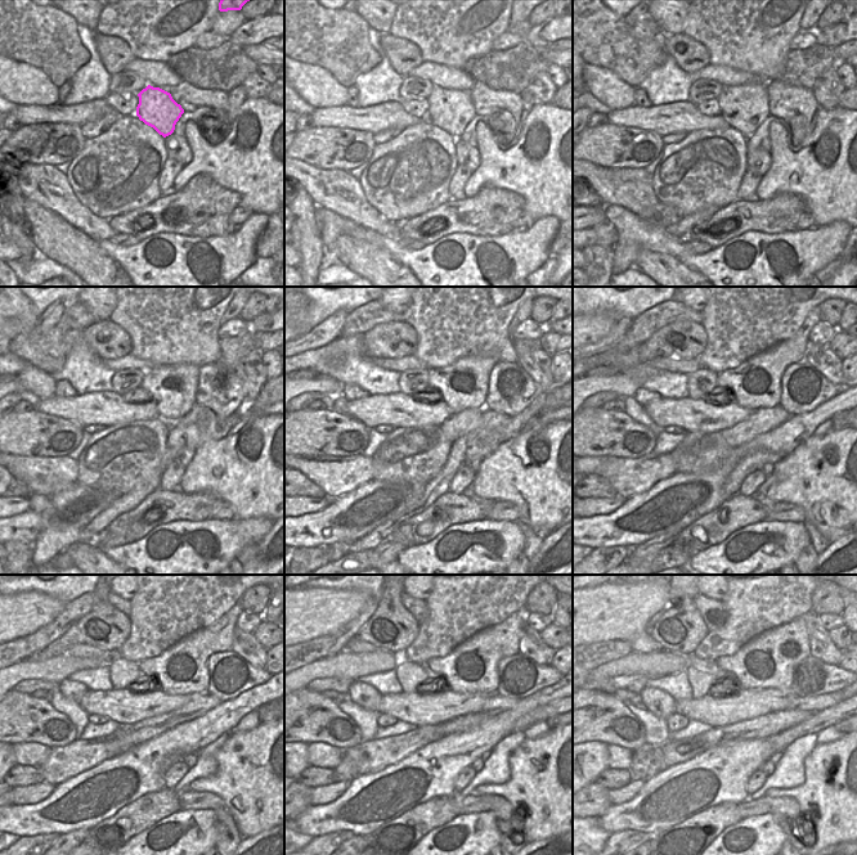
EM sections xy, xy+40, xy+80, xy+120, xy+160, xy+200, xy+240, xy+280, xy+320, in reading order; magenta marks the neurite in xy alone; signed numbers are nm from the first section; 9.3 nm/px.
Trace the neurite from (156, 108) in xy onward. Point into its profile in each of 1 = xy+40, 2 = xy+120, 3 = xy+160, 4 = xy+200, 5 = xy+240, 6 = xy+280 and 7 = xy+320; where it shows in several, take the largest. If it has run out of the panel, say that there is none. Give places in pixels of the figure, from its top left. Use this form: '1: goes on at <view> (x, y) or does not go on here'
1: goes on at xy+40 (451, 109)
2: goes on at xy+120 (173, 387)
3: goes on at xy+160 (463, 385)
4: goes on at xy+200 (757, 383)
5: goes on at xy+240 (182, 670)
6: goes on at xy+280 (470, 669)
7: goes on at xy+320 (768, 661)

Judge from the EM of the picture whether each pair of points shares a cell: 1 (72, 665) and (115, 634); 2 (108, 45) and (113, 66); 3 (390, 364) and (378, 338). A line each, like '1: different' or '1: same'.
1: different
2: same
3: different

